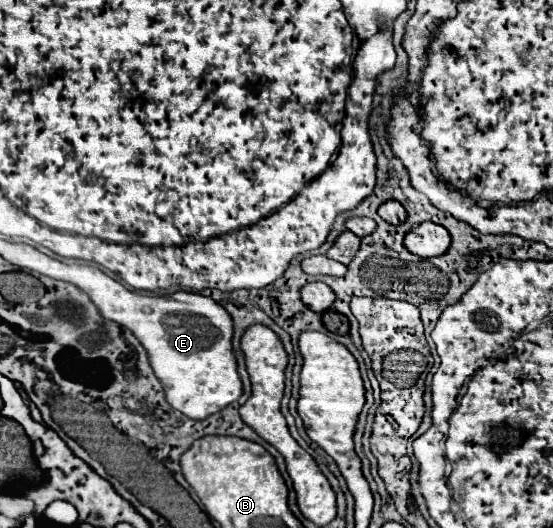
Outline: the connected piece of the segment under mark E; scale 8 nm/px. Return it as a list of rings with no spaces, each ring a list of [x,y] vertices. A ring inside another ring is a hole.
[[[76,276],[76,286],[90,294],[100,314],[134,332],[150,356],[150,366],[160,378],[170,406],[184,416],[204,420],[242,396],[242,380],[232,350],[232,316],[210,296],[180,290],[176,300],[168,296],[144,296],[130,292],[118,280]]]

